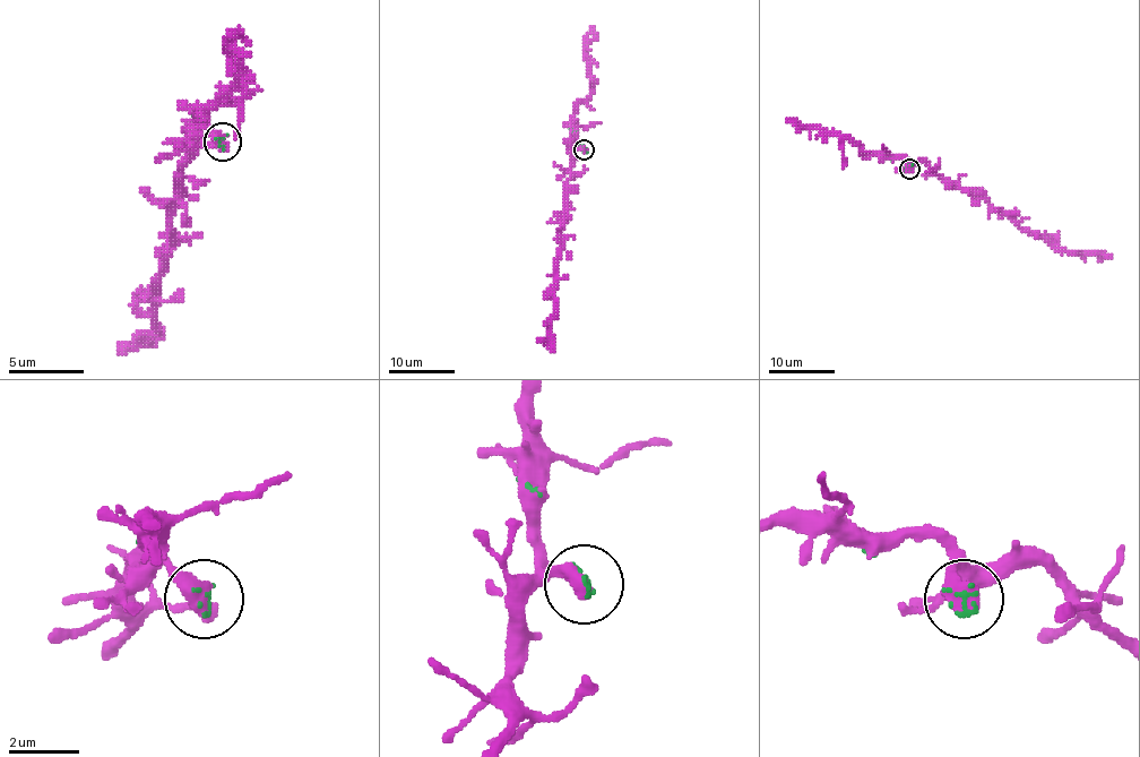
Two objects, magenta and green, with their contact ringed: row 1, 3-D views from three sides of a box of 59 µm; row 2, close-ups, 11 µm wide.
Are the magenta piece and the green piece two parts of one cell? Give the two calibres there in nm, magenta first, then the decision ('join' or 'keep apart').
600 nm thick on the magenta side, 120 nm on the other; join

